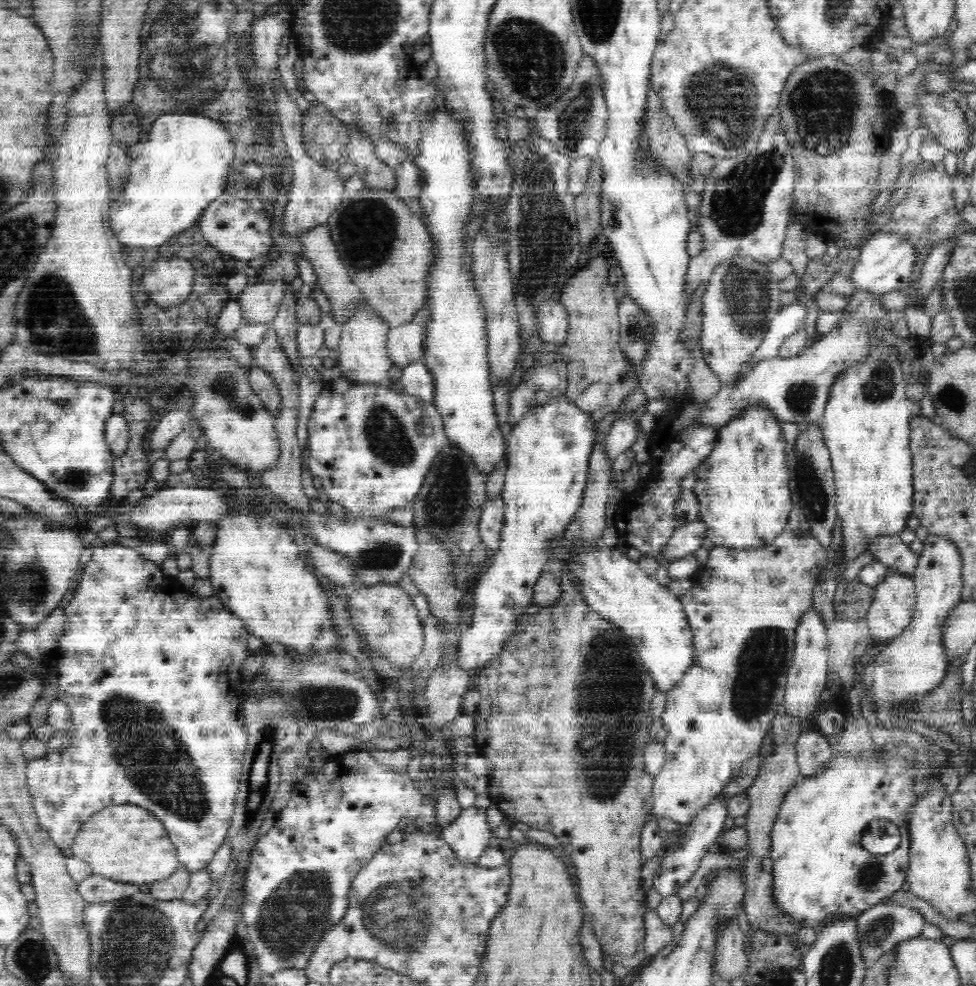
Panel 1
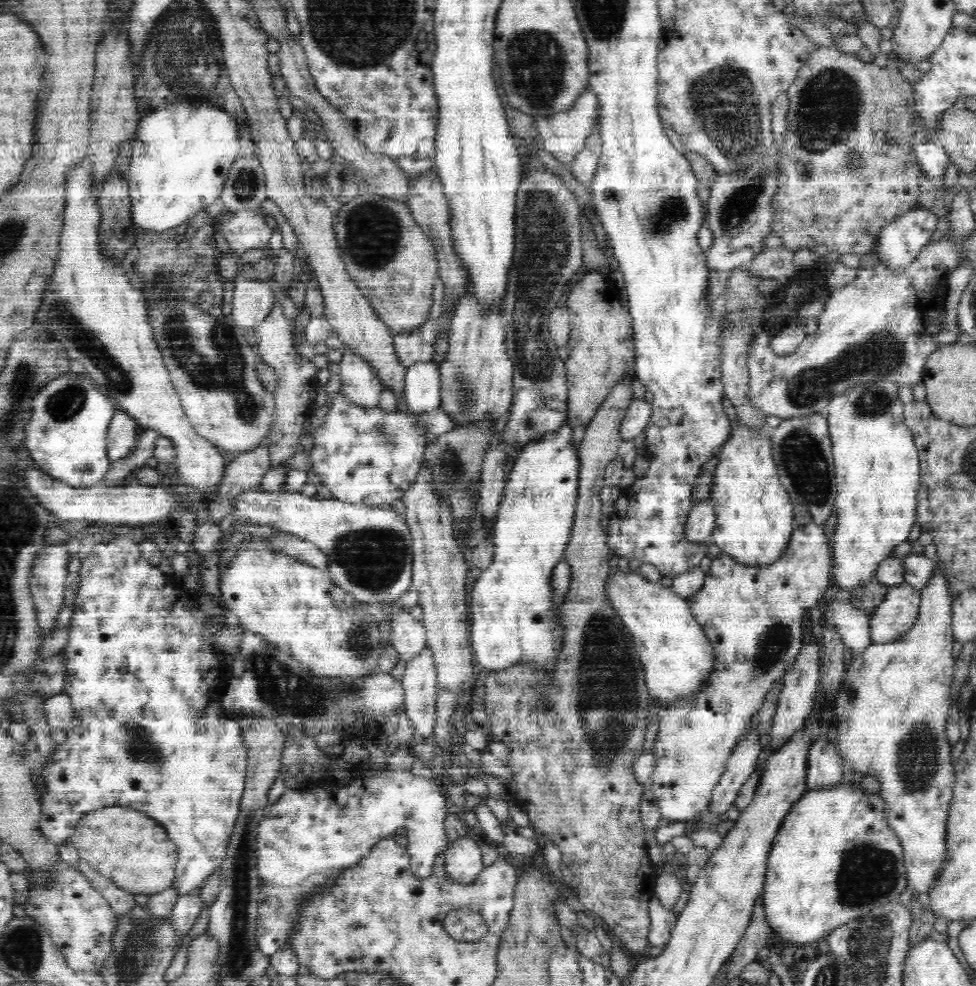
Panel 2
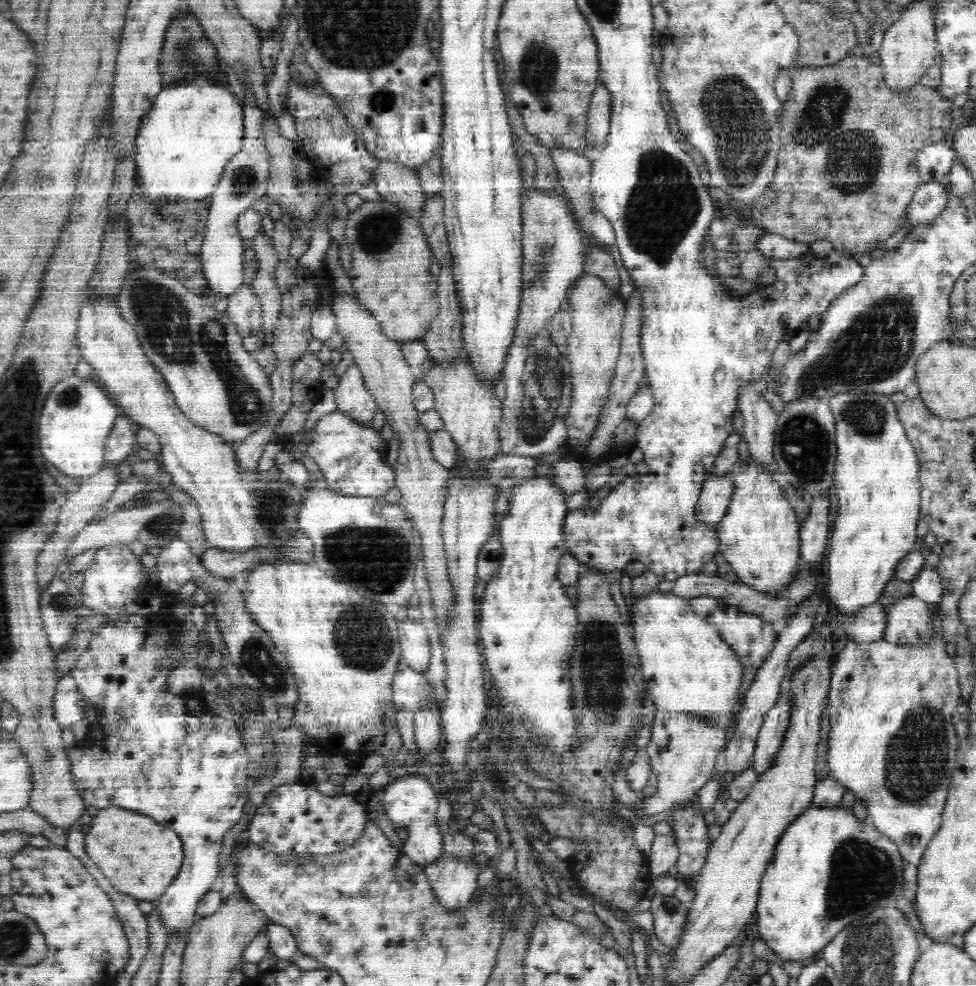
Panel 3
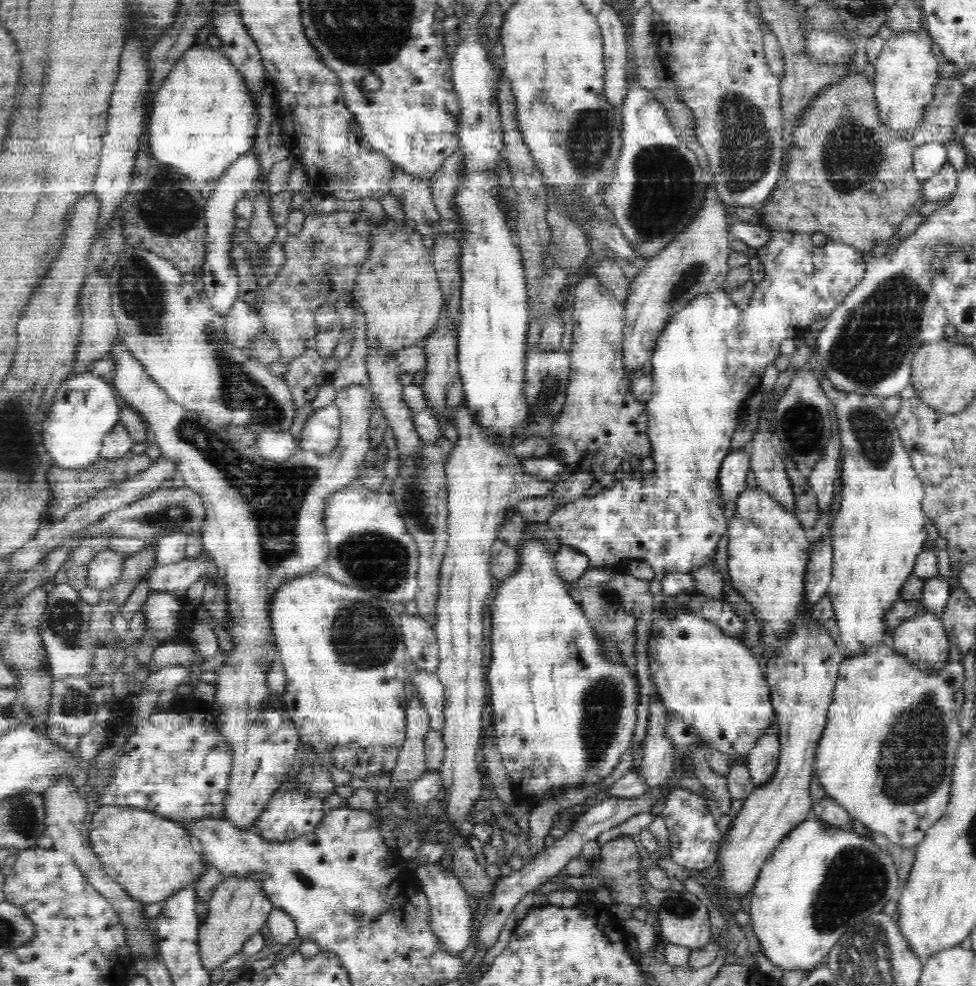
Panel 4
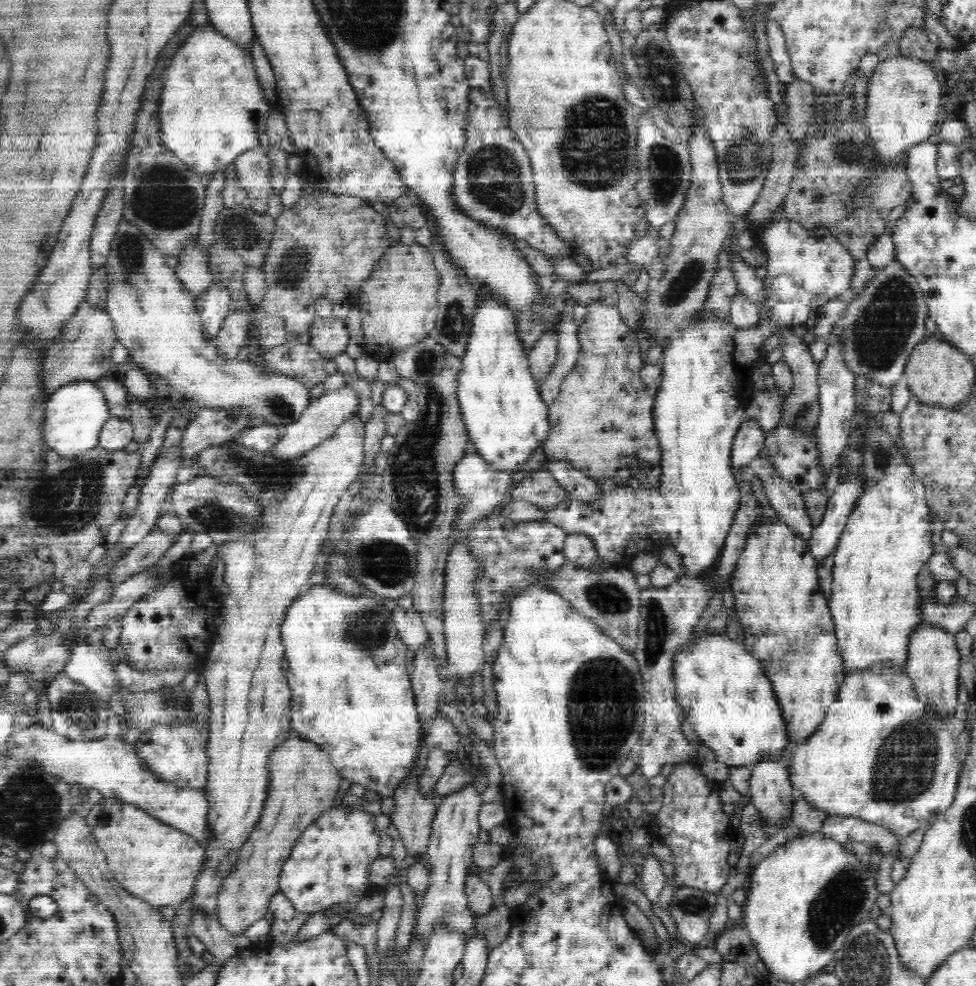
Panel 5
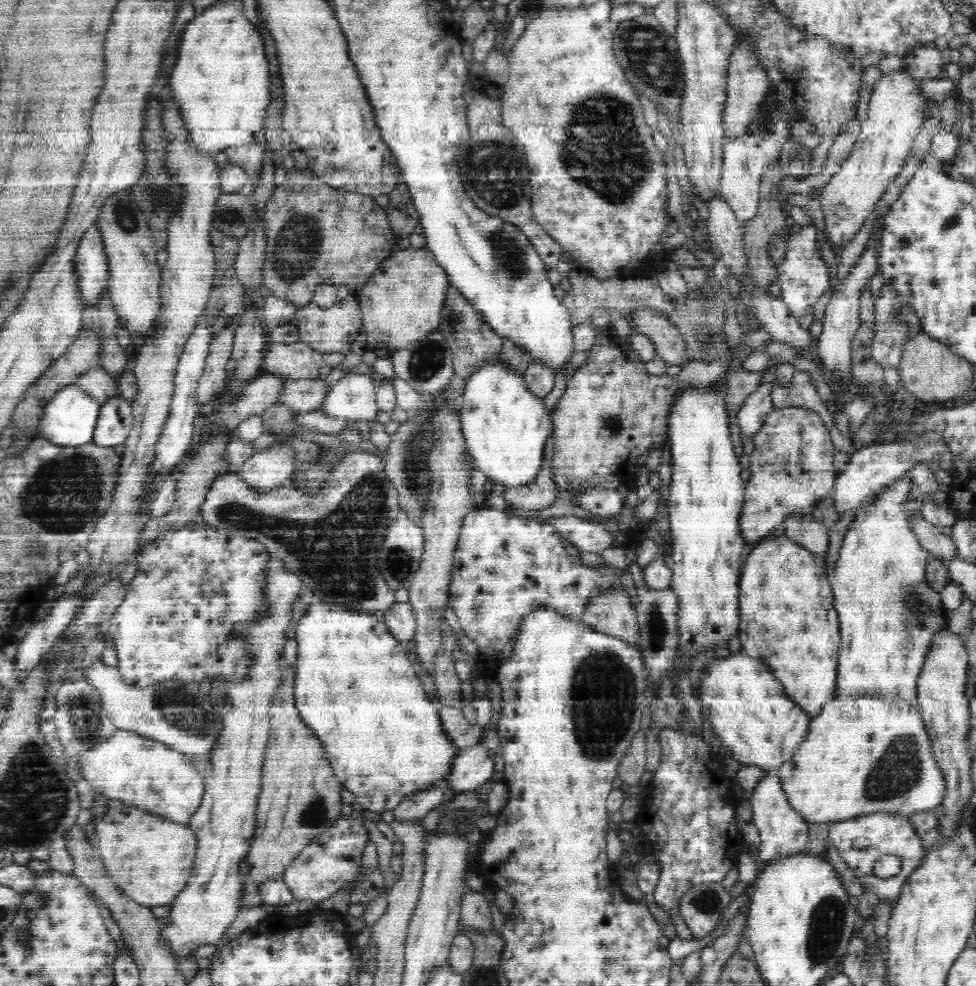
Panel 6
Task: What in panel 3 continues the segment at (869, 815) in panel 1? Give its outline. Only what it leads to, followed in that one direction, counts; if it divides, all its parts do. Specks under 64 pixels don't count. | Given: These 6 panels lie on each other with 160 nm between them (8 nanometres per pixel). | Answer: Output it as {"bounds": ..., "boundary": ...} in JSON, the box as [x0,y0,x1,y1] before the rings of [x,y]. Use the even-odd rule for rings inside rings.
{"bounds":[756,804,904,962],"boundary":[[[841,804],[835,806],[834,809],[820,808],[820,805],[810,805],[809,808],[796,818],[795,821],[792,821],[791,825],[782,833],[777,847],[775,848],[774,857],[762,876],[757,900],[758,910],[756,910],[760,936],[762,936],[763,940],[766,940],[766,944],[768,944],[782,960],[796,960],[796,962],[798,962],[798,960],[804,960],[804,958],[816,954],[818,950],[822,950],[823,946],[826,946],[832,938],[834,938],[838,932],[844,930],[846,926],[868,917],[879,908],[895,906],[898,897],[902,897],[902,884],[904,884],[904,868],[902,862],[903,859],[899,854],[896,843],[884,836],[881,832],[878,832],[876,827],[872,826],[872,823],[868,823],[866,819],[859,816],[855,810],[850,811],[844,809]]]}

